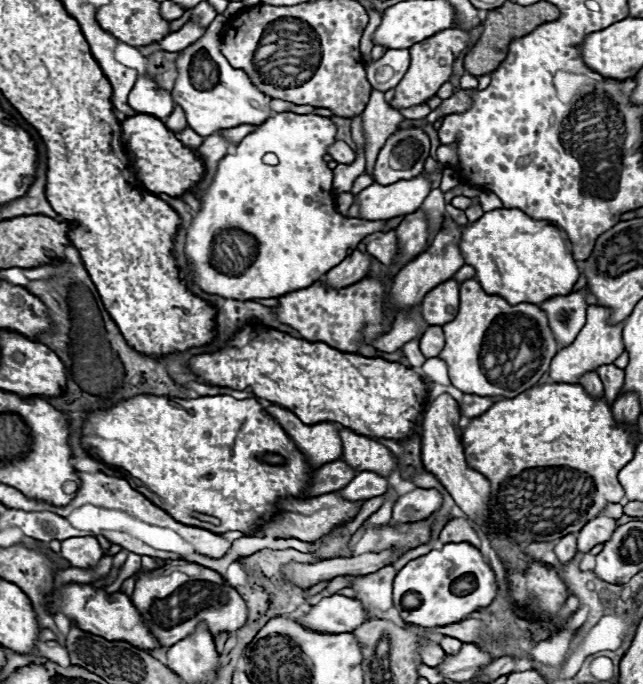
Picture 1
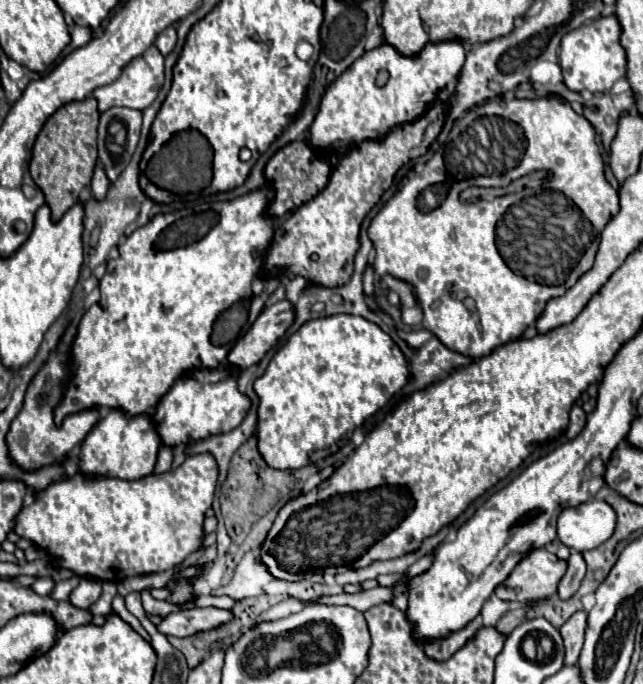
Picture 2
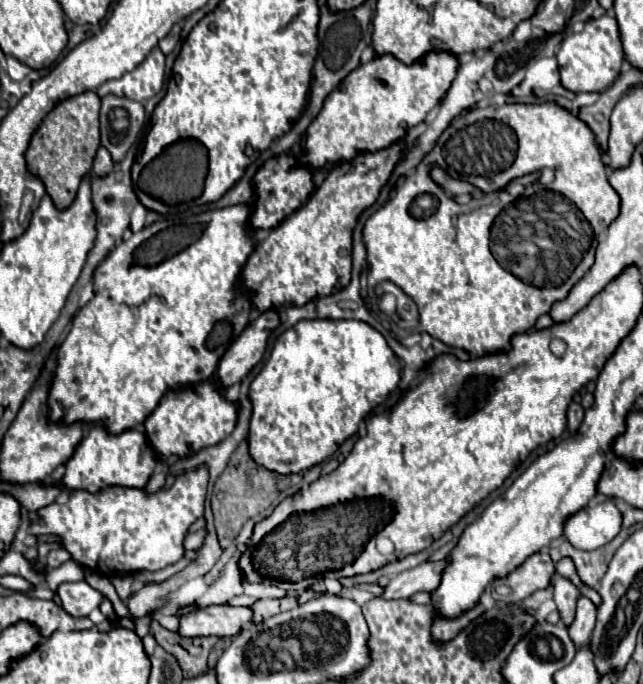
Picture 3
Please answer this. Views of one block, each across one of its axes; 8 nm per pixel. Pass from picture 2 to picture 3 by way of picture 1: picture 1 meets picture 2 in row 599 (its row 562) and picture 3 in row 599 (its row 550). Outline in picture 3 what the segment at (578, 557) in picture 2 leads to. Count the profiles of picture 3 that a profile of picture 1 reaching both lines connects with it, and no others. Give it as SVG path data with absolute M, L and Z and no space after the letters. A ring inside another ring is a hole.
M564 576L554 578L554 600L560 614L561 622L570 626L574 620L576 603L578 600L578 588Z

